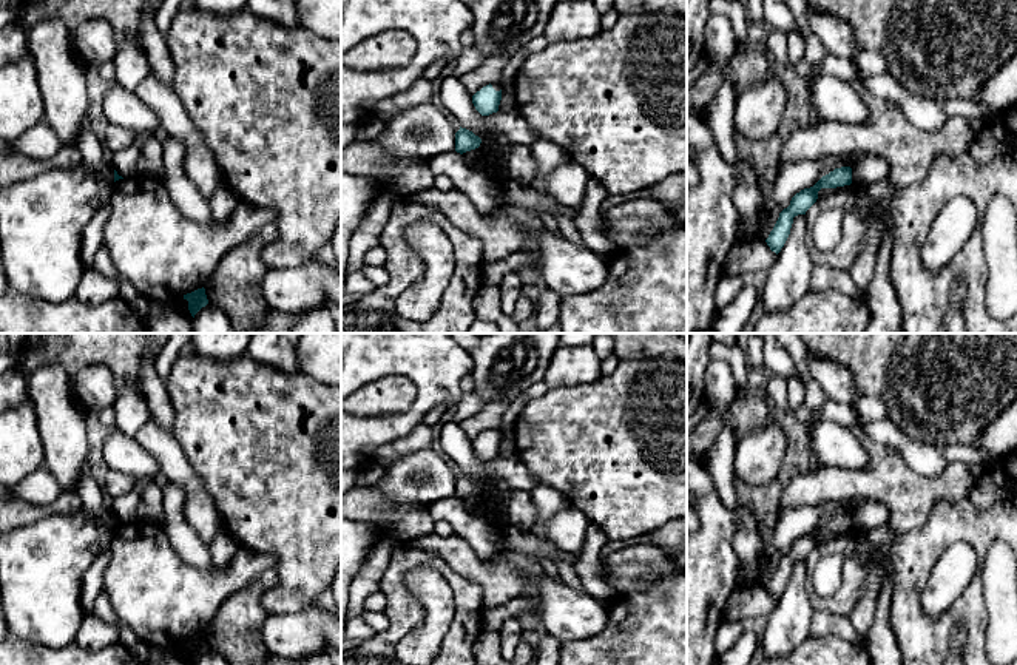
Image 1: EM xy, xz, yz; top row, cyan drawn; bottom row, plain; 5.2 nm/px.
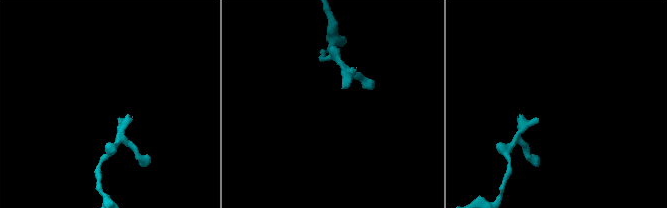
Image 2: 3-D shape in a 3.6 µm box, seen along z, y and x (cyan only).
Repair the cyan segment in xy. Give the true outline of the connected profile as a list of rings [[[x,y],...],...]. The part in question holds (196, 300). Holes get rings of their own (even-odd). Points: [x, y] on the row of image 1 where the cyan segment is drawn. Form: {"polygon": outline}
{"polygon": [[[198,289],[191,293],[184,295],[184,299],[188,301],[188,310],[191,313],[191,316],[194,318],[194,315],[208,304],[207,295],[205,295],[205,289]]]}

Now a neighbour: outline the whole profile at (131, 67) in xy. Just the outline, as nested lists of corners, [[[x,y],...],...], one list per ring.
[[[122,39],[117,43],[114,57],[116,82],[128,91],[136,91],[140,82],[150,74],[147,56],[134,39]]]

